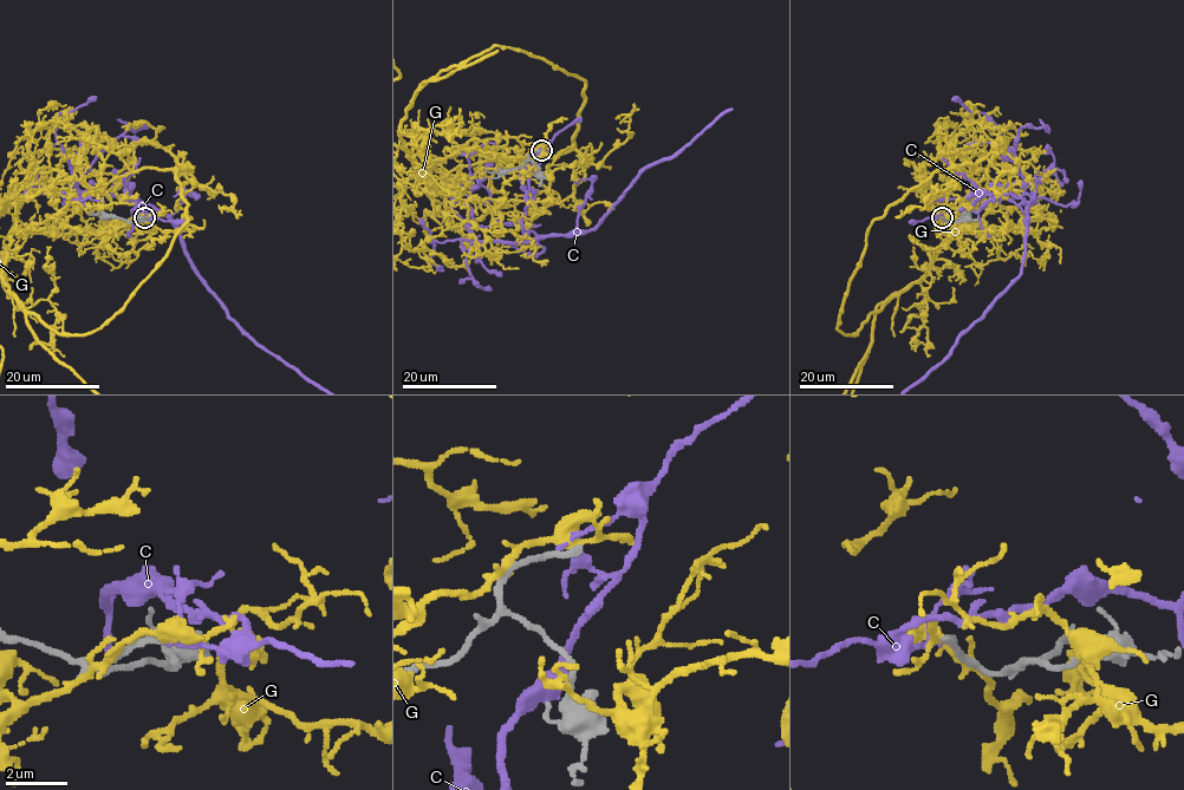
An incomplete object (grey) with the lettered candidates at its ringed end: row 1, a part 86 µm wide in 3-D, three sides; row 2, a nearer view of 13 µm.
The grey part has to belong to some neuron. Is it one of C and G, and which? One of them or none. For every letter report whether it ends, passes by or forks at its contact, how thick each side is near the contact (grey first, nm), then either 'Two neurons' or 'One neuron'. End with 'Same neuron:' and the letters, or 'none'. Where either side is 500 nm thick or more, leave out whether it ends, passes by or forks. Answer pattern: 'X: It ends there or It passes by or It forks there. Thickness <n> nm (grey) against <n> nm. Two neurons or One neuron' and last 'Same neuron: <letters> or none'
C: It passes by. Thickness 280 nm (grey) against 120 nm. Two neurons
G: It forks there. Thickness 240 nm (grey) against 320 nm. Two neurons
Same neuron: none

